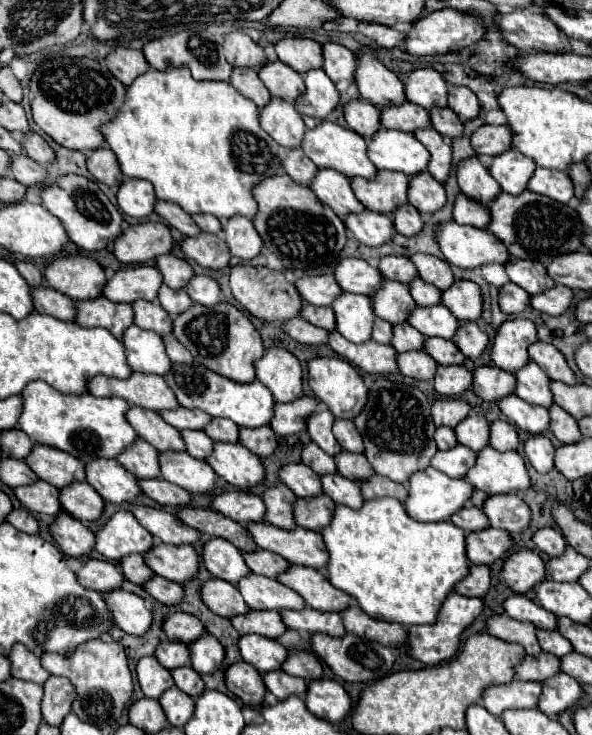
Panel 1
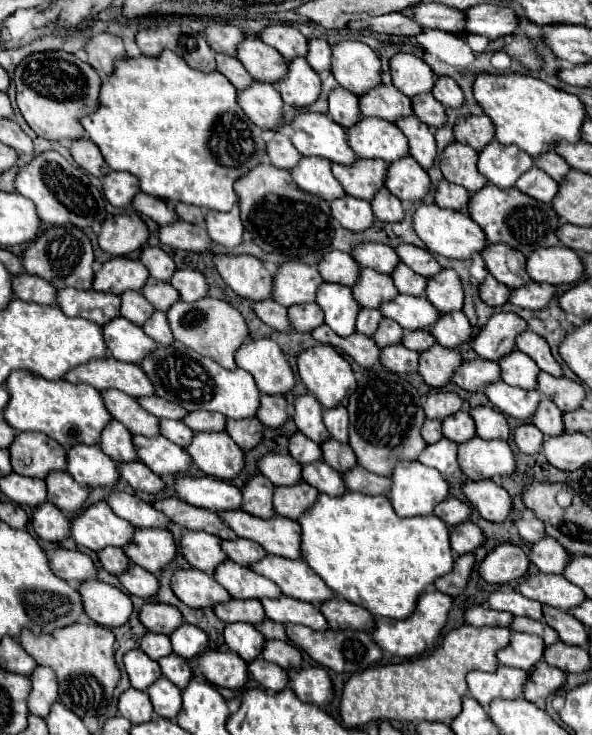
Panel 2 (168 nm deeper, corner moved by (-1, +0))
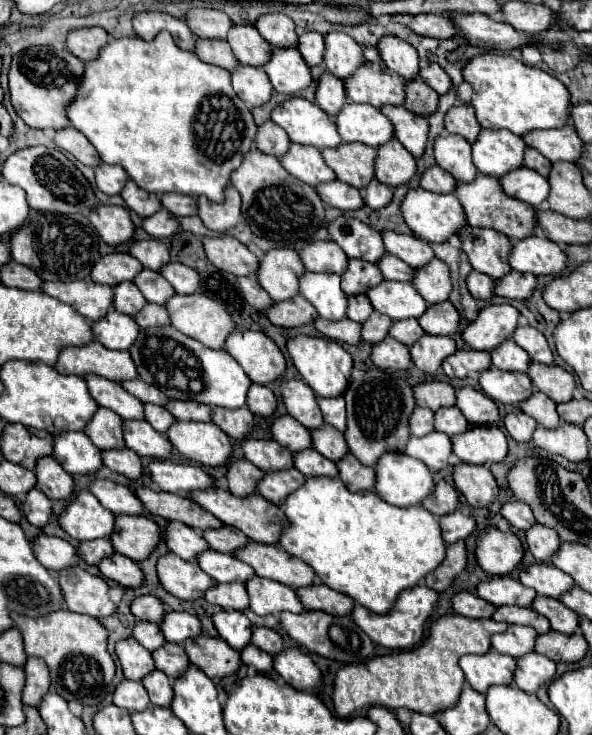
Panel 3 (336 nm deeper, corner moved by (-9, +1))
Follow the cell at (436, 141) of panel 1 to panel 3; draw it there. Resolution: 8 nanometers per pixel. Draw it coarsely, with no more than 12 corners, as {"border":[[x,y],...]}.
{"border":[[404,107],[380,111],[394,125],[394,137],[420,157],[428,139],[428,121]]}

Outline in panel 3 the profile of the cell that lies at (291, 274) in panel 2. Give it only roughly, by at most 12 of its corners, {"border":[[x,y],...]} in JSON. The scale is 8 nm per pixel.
{"border":[[270,249],[258,283],[272,301],[298,295],[302,261],[294,249]]}

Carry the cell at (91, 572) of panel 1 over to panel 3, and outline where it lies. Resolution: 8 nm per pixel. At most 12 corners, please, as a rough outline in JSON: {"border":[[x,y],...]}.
{"border":[[46,533],[34,537],[34,557],[50,571],[78,561],[68,541]]}

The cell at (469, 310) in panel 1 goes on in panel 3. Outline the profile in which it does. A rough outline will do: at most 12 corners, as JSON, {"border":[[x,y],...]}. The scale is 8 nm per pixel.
{"border":[[440,259],[414,269],[412,285],[434,305],[452,289],[450,269]]}

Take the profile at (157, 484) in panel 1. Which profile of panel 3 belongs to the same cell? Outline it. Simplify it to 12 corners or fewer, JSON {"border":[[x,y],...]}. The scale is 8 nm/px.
{"border":[[126,449],[102,451],[108,469],[138,479],[140,457]]}

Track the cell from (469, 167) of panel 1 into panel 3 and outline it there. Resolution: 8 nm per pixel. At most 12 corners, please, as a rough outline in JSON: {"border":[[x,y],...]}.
{"border":[[458,135],[434,139],[436,163],[456,181],[476,177],[470,143]]}

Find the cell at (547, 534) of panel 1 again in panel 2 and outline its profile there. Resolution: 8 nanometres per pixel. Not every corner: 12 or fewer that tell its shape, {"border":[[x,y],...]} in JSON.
{"border":[[522,518],[516,522],[526,542],[546,538],[544,522],[538,518]]}

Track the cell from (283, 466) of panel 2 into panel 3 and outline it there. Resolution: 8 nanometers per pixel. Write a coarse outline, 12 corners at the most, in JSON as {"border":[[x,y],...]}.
{"border":[[246,437],[242,451],[262,471],[290,469],[292,453],[272,439]]}

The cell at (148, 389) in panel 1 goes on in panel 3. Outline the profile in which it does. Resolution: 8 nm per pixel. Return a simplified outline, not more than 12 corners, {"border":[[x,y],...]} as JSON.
{"border":[[98,341],[64,347],[54,369],[118,383],[138,377],[128,351]]}

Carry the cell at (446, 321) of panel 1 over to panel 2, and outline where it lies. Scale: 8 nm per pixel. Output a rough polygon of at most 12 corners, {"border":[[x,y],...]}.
{"border":[[396,296],[382,304],[404,330],[432,328],[440,312],[426,298]]}

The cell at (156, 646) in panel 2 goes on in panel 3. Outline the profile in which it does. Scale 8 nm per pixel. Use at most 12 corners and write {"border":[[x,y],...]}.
{"border":[[136,621],[132,637],[148,651],[166,639],[156,623]]}

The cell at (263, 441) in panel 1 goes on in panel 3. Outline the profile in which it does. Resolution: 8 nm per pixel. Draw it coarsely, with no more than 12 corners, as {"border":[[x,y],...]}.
{"border":[[212,407],[210,421],[242,441],[254,415],[250,409]]}

